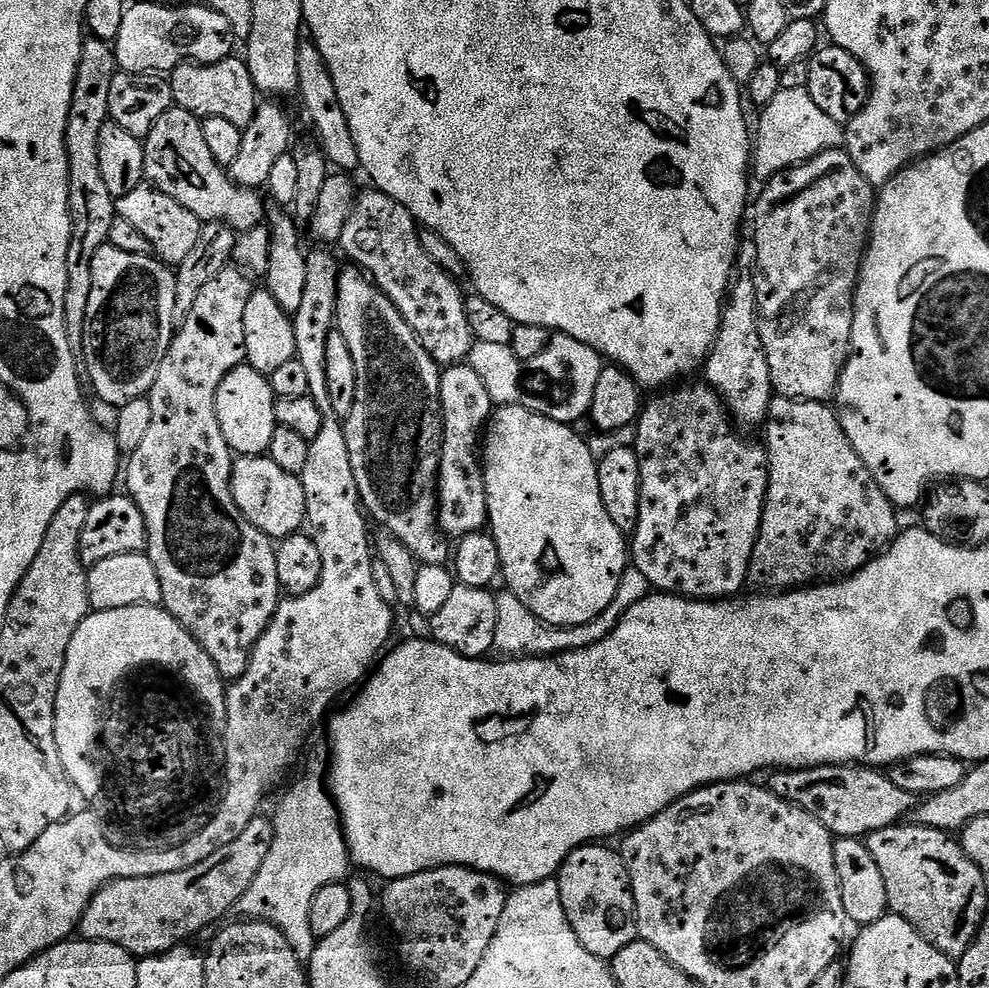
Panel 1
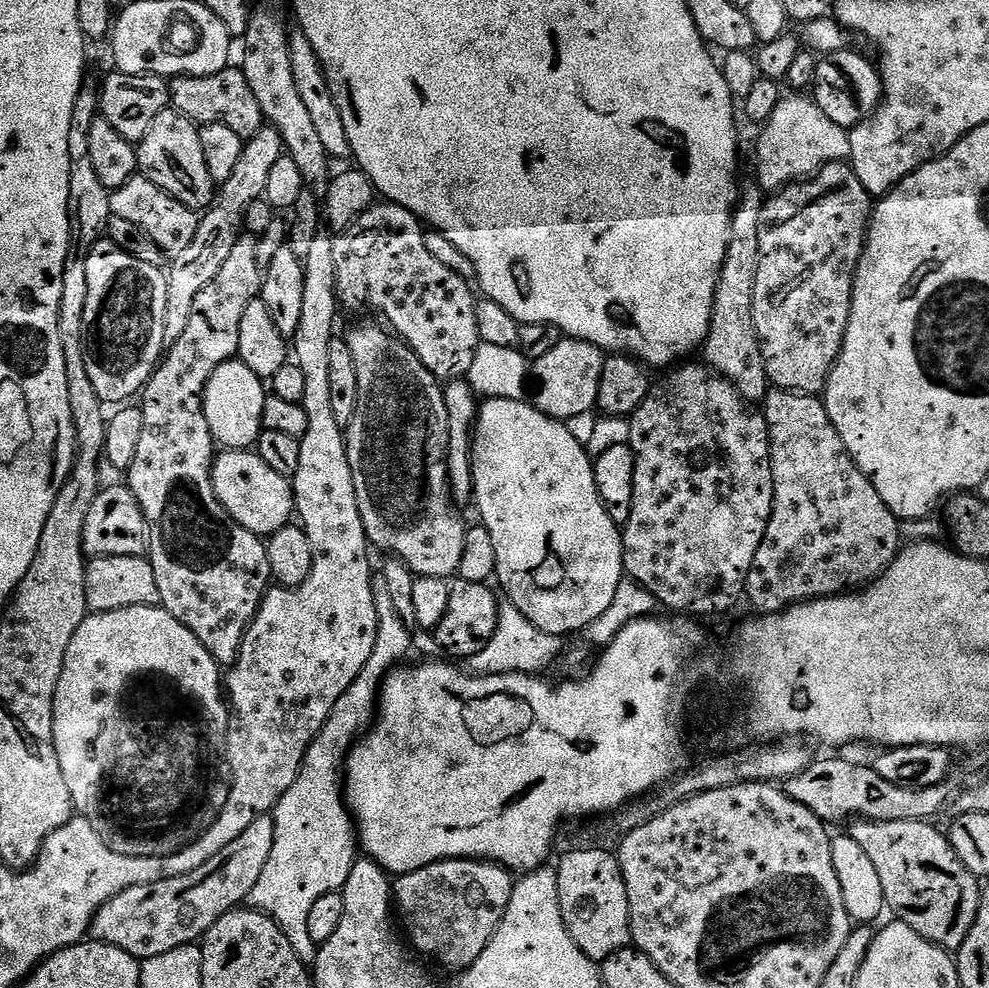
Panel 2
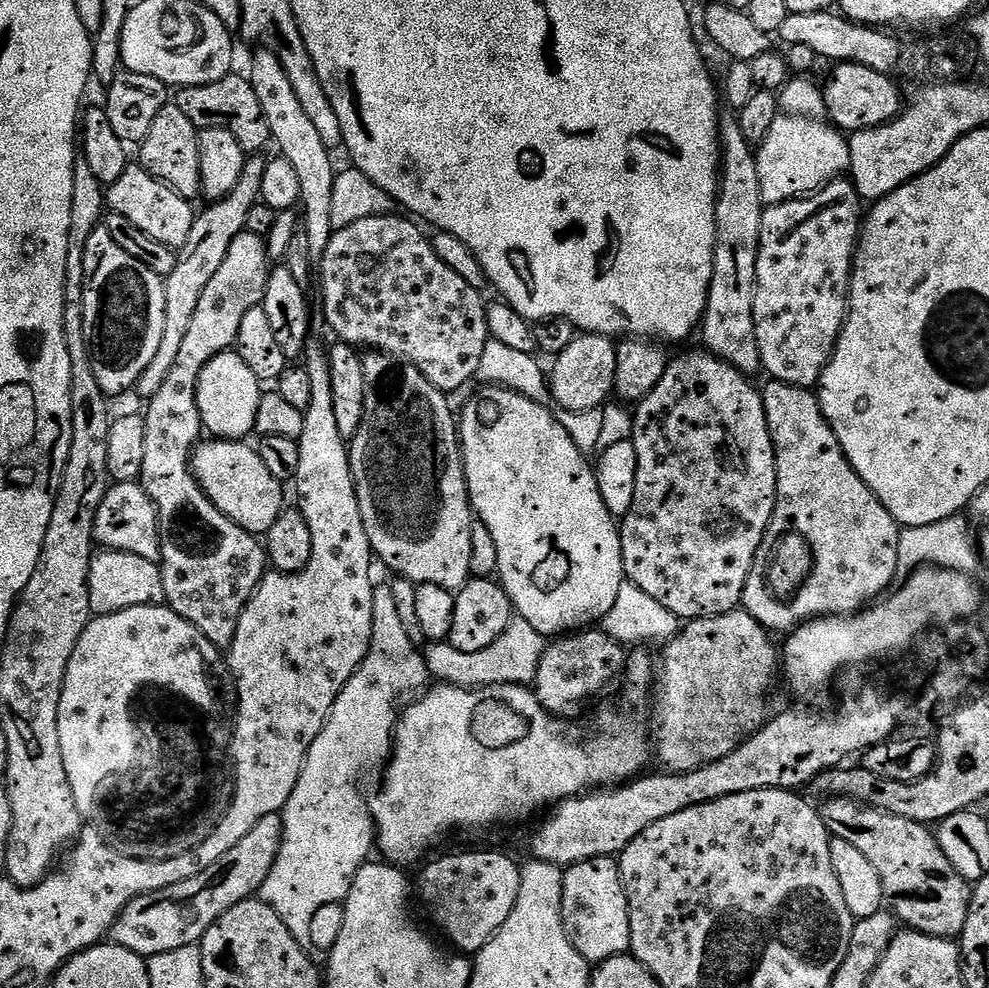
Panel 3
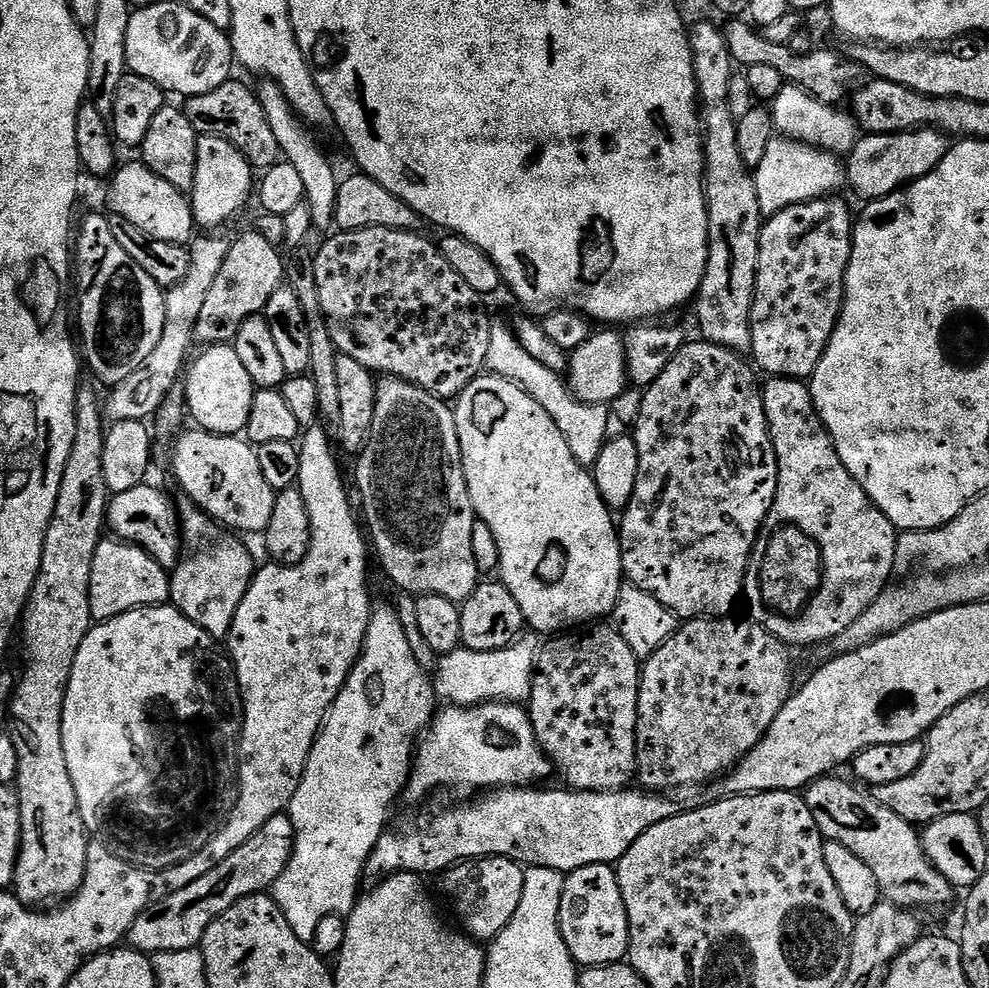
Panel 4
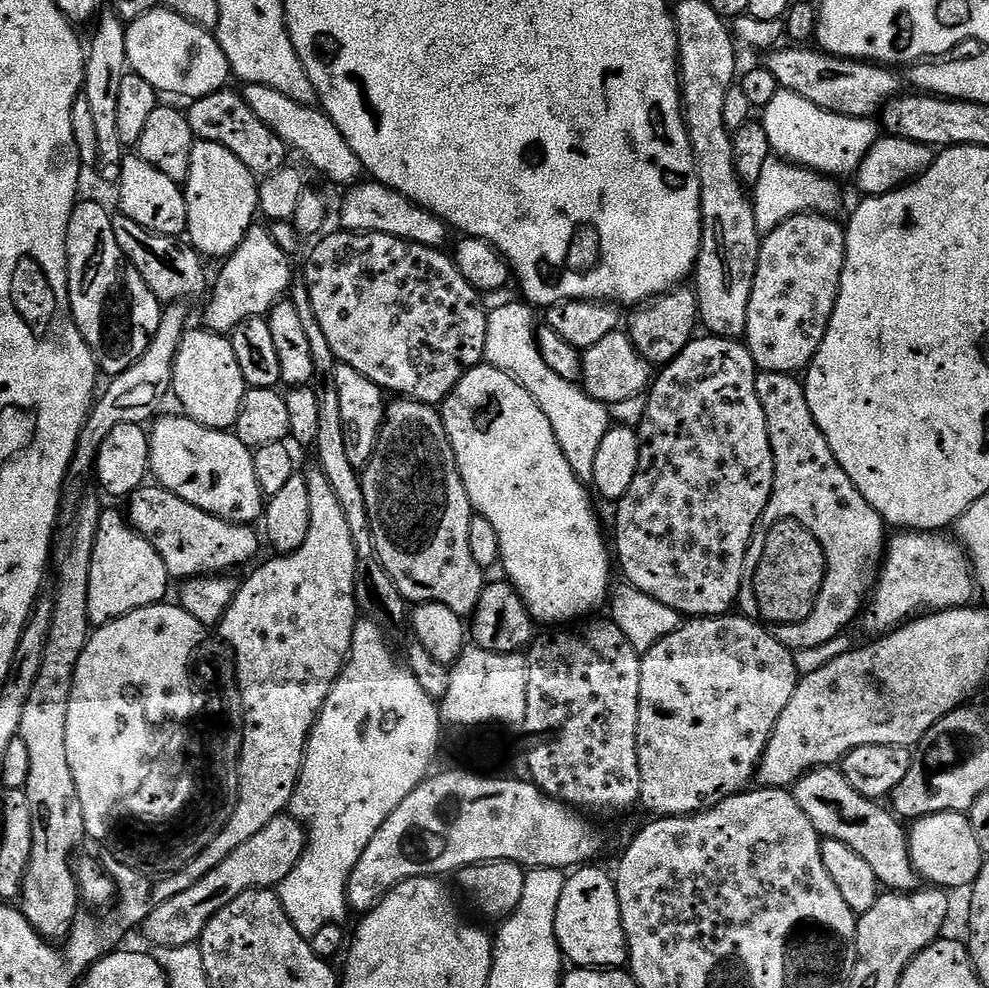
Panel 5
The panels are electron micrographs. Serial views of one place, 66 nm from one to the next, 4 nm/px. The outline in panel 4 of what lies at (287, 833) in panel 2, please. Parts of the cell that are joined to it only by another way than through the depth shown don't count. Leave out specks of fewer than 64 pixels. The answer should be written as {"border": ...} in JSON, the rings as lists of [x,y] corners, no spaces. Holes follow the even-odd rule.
{"border":[[[375,601],[360,656],[328,711],[311,748],[302,781],[286,809],[286,815],[292,819],[292,829],[296,832],[296,846],[290,862],[272,885],[270,895],[282,914],[286,914],[286,922],[290,922],[294,934],[298,934],[302,942],[312,943],[314,930],[322,918],[347,917],[356,905],[361,891],[360,875],[365,875],[370,854],[384,829],[389,827],[388,811],[392,803],[407,787],[414,756],[413,746],[427,729],[437,708],[438,697],[433,681],[414,658],[395,607],[389,601]]]}

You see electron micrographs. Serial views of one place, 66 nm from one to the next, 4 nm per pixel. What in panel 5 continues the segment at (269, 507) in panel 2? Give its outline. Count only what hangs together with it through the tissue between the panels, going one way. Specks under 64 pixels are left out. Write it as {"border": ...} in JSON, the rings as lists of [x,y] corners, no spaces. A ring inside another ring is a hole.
{"border":[[[183,414],[164,415],[157,415],[151,421],[148,432],[148,470],[151,479],[159,487],[170,490],[178,498],[190,502],[190,506],[198,506],[198,510],[209,512],[211,516],[228,520],[231,524],[255,525],[264,515],[266,497],[254,474],[253,449],[247,448],[231,431],[207,428]]]}

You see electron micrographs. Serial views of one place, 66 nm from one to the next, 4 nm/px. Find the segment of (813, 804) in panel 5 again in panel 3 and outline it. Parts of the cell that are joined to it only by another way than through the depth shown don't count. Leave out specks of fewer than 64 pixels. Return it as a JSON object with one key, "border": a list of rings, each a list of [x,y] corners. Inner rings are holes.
{"border":[[[848,796],[828,798],[823,804],[819,813],[829,833],[837,840],[851,842],[870,858],[882,882],[884,903],[901,925],[943,940],[959,937],[966,926],[972,888],[969,881],[963,880],[958,870],[950,866],[929,825],[886,814]]]}

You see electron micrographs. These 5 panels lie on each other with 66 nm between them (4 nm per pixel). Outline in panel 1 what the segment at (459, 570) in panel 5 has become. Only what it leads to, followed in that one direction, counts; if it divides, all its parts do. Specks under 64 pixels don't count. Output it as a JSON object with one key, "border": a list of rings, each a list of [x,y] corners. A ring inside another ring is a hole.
{"border":[[[355,266],[339,269],[336,282],[335,331],[346,338],[350,354],[354,357],[354,371],[358,374],[358,394],[354,394],[354,410],[343,417],[346,450],[350,450],[350,466],[354,469],[354,482],[358,482],[361,505],[373,525],[381,524],[387,535],[398,538],[420,564],[447,565],[450,544],[438,523],[436,475],[440,469],[440,450],[444,419],[440,413],[441,365],[430,358],[422,342],[410,330],[406,318],[377,284]]]}

